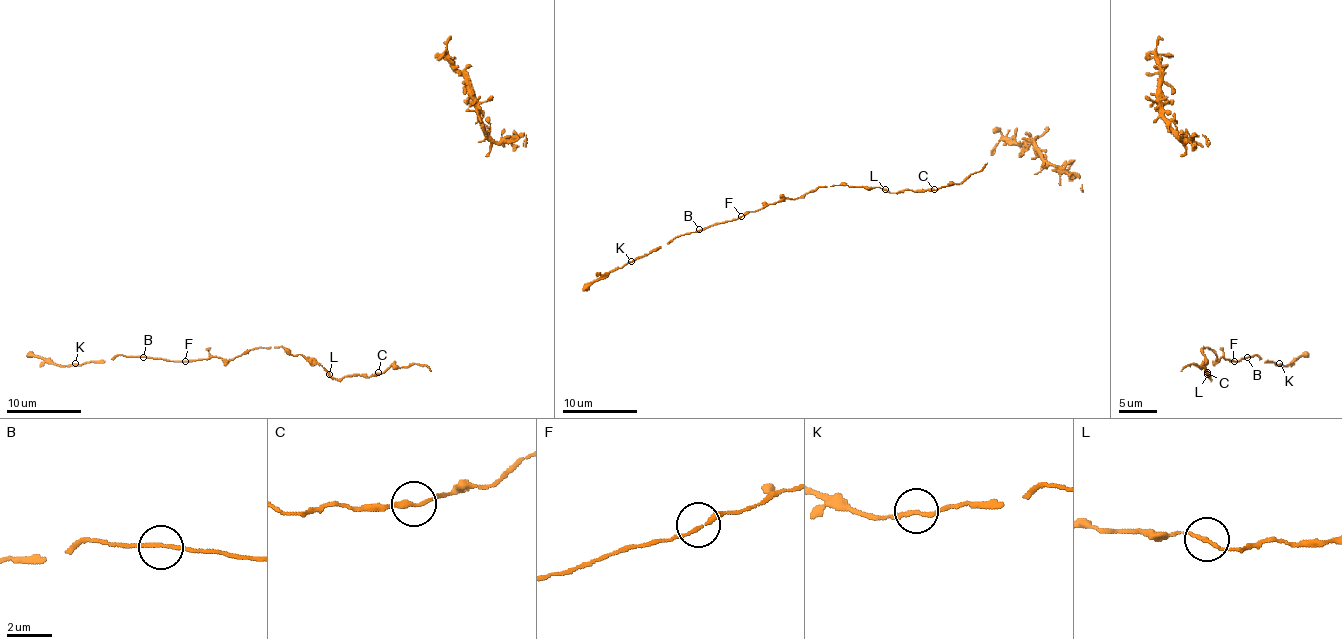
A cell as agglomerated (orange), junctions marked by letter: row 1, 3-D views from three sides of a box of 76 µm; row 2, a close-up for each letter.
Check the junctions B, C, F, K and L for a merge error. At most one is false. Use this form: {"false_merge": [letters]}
{"false_merge": []}

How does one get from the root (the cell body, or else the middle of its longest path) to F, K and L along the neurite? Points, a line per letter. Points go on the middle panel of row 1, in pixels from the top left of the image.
F: (934, 189), (902, 189), (889, 193), (879, 187), (825, 186), (795, 199), (780, 199), (741, 216)
K: (934, 189), (889, 193), (879, 187), (816, 187), (795, 199), (780, 199), (735, 219), (675, 236), (632, 261)
L: (934, 189), (902, 189), (896, 193), (885, 189)

